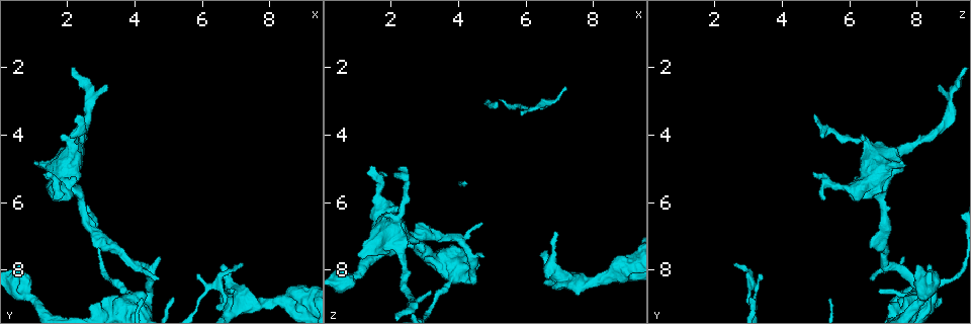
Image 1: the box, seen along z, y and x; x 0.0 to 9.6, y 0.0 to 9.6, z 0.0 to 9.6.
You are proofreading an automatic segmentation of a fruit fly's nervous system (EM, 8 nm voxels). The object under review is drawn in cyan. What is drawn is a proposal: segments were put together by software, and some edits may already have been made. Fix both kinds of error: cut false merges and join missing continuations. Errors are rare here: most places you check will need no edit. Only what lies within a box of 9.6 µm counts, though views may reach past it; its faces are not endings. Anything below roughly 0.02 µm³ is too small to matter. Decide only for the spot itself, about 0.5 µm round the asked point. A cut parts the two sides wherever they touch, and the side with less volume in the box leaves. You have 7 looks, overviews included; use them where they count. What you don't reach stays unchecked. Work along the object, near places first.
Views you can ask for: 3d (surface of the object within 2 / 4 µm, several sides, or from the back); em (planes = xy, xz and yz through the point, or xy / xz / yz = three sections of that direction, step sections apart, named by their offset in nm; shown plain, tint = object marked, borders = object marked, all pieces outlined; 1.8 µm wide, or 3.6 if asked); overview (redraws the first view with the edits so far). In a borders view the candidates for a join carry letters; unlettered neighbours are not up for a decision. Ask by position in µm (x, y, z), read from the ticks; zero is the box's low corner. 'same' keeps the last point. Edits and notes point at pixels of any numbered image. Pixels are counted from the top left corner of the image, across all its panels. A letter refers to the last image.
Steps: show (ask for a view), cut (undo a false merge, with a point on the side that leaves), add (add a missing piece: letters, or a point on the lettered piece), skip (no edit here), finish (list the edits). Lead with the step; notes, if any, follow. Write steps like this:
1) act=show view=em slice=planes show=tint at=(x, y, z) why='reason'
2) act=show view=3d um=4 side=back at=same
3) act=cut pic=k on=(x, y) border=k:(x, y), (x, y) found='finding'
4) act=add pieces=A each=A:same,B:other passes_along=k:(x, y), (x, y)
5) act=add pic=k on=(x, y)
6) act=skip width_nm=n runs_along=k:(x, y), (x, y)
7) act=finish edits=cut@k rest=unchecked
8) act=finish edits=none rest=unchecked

act=show view=3d um=4 at=(2.35, 5.95, 6.95)

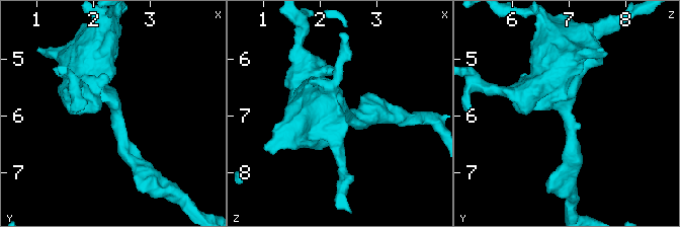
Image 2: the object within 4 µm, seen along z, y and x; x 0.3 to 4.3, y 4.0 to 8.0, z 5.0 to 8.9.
act=show view=em slice=yz step=8 show=borders at=(2.40, 5.95, 6.95) why='shape alone is not enough'

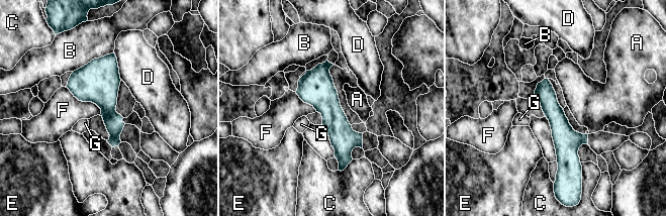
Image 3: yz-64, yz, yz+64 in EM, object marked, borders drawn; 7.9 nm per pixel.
act=skip each=A:other,B:other,C:other,D:other,E:other,F:other,G:other arm_widths_nm=260,600 found='one neuron here'

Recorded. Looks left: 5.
act=show view=em um=3.6 slice=xz step=8 show=tint at=(9.00, 8.80, 7.80) why='thick turns thin'

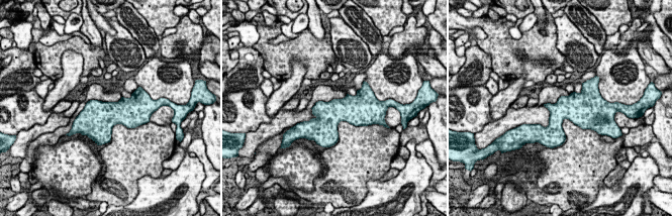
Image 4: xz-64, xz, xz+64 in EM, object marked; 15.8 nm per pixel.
act=show view=em um=3.6 slice=planes show=borders at=same

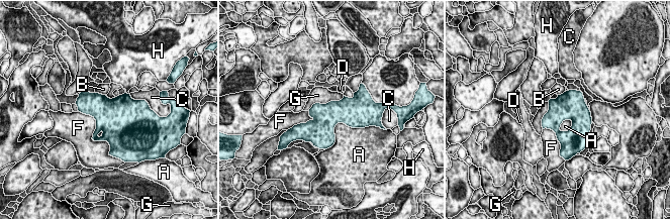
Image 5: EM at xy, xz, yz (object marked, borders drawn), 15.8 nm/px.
act=skip width_nm=420 each=A:other,B:other,C:other,D:other,F:other,G:other,H:other border=5:(363, 127), (338, 123), (328, 147) found='one neuron here'

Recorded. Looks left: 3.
act=show view=em slice=planes show=borders at=(6.65, 7.80, 8.45) why='an open end'

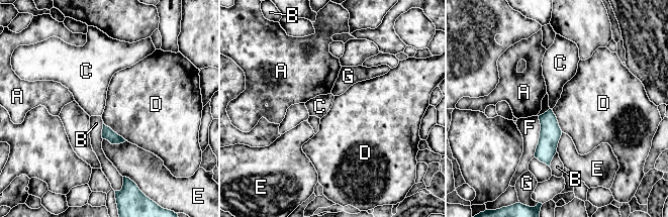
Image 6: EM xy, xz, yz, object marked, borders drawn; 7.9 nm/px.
act=skip longest_contact=F:340nm each=A:other,B:other,C:other,D:other,E:other,F:other,G:other border=6:(103, 121), (127, 140) found='none of them fits'

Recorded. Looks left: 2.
act=finish edits=none rest=unchecked

